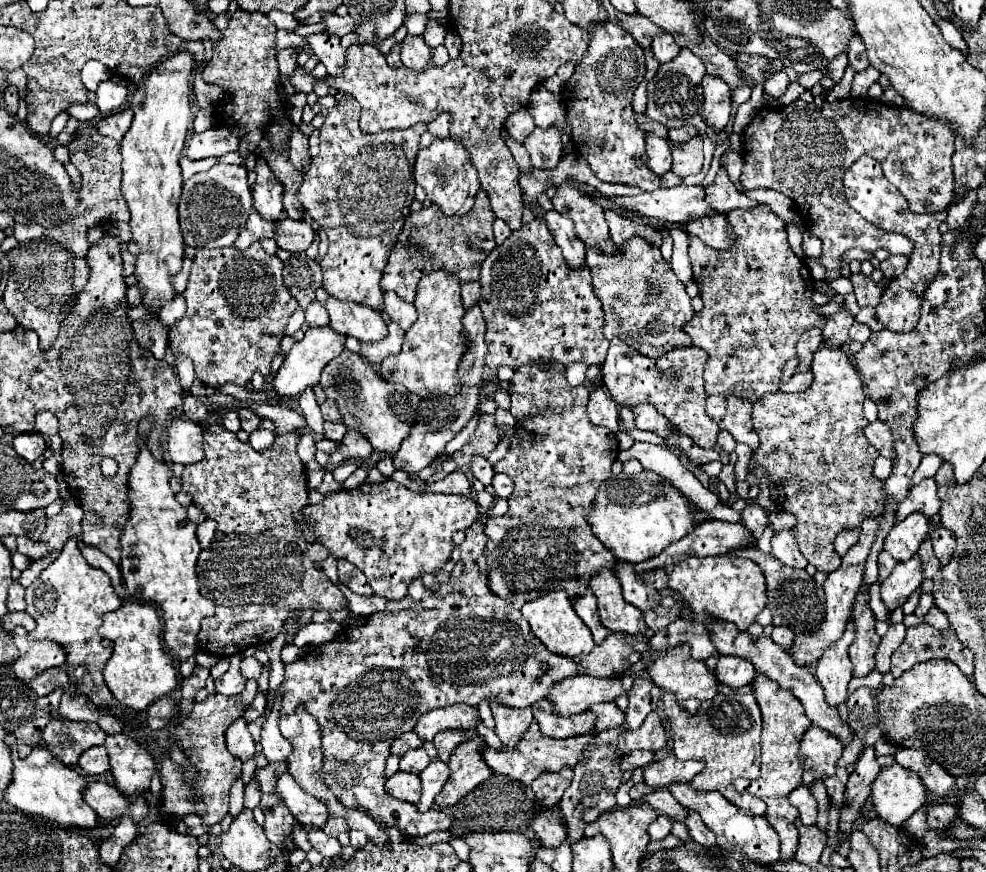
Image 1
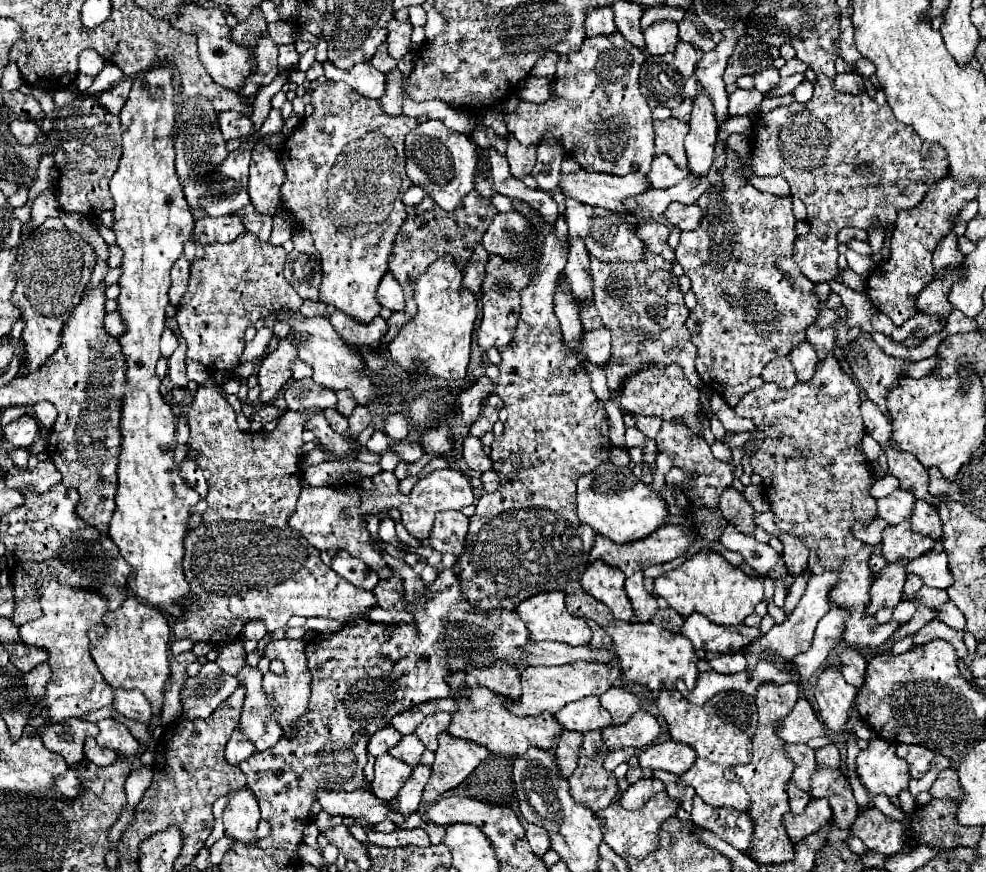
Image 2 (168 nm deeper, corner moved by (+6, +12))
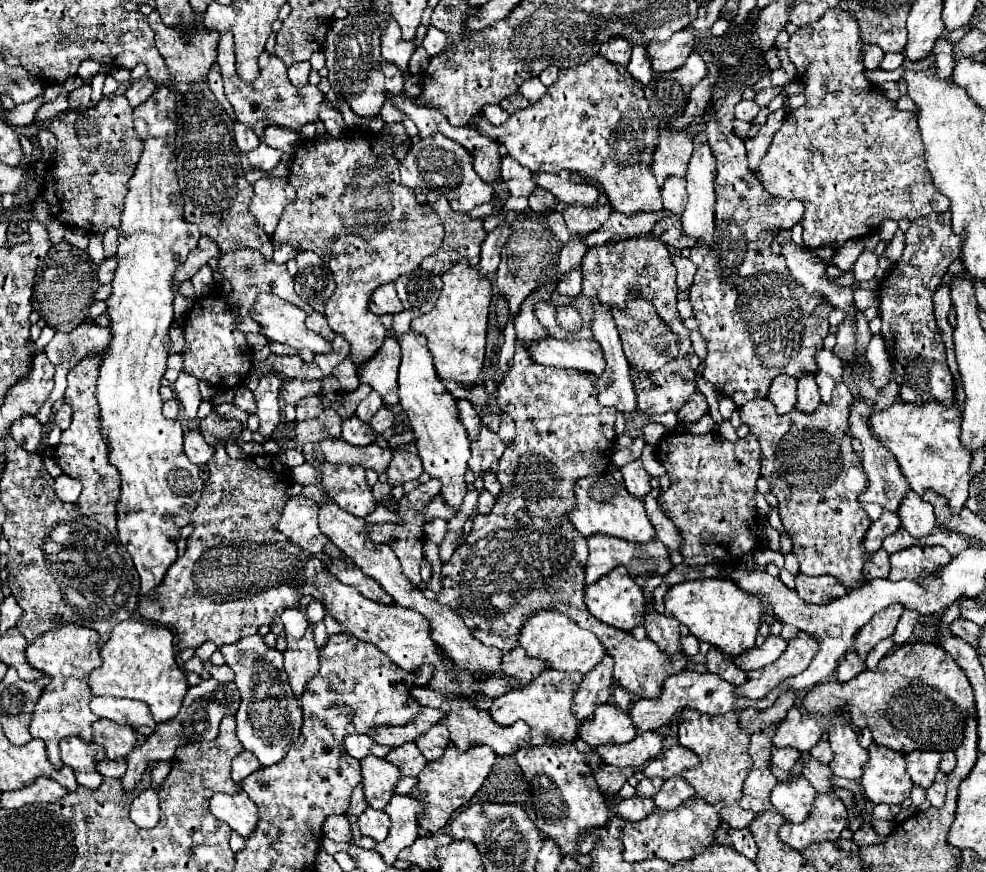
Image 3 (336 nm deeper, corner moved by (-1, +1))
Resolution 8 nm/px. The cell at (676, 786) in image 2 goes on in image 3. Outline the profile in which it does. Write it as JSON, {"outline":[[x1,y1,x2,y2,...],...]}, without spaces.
{"outline":[[679,775,677,777,677,783,673,783,673,779,665,781,663,787,659,789,659,793,653,797,655,805,661,807,661,809,675,809,681,801,693,797,695,791,687,785,687,781]]}

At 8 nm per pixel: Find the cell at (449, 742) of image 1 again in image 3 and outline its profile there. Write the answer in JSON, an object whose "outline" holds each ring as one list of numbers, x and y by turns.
{"outline":[[435,723,425,735,421,735,415,745,421,749,421,753,427,757,427,761,437,761,443,757,447,745,449,745,449,731,443,723]]}

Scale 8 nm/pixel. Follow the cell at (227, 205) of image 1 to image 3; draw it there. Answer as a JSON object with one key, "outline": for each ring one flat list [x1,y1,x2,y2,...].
{"outline":[[261,143,257,149,247,153,251,165,255,169,259,169,259,171,265,171,265,173,271,173,275,169,275,165,281,161,281,155,283,155,283,151,273,149,273,147,265,145,265,143]]}

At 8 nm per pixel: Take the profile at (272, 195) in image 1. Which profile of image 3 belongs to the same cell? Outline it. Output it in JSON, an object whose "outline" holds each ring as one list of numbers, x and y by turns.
{"outline":[[265,175,255,185,255,197,249,205,249,211,255,215,257,223,265,229,265,233,273,235,279,223,279,217,295,197,295,189,287,177]]}

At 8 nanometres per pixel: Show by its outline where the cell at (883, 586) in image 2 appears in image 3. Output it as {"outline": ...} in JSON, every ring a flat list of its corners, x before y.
{"outline":[[893,603,887,609,883,609,877,615,873,615,867,625,863,625,861,633,857,633,857,639,855,639,855,649,857,649,857,653,861,653,861,657,867,657,867,653,881,639,887,639,889,635,893,635,895,625,897,625,903,609,905,607,901,607,899,603]]}

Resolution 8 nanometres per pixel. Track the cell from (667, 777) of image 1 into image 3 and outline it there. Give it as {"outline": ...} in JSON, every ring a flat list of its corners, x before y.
{"outline":[[675,745,671,749,667,749,665,753,657,755,655,759,649,761,649,765,643,769,645,777,661,777,661,779,671,779,673,775,685,771,685,769,693,769,699,765,699,757,681,747,681,745]]}

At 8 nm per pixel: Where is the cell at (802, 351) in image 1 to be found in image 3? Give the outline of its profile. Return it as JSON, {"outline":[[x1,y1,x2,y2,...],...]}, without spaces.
{"outline":[[811,373,803,375,799,379,799,389,797,389,797,405,795,409,801,409,805,413,811,413,817,409,817,405,821,403,821,397,817,393,817,383,815,377]]}

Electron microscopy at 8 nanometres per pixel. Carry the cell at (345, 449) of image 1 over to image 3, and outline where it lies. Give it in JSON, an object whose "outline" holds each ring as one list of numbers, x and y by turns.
{"outline":[[381,407,375,415,373,415,373,419,369,421,369,427,373,429,373,433,375,435,383,435,387,429,391,429,395,425,395,415,393,415,393,411,391,409,387,409,387,407]]}

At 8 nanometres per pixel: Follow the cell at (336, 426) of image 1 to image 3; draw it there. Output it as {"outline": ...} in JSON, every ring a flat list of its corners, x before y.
{"outline":[[349,417,341,425,341,439,345,439,351,445,369,445,373,443,373,431,367,423,359,421,357,417]]}

